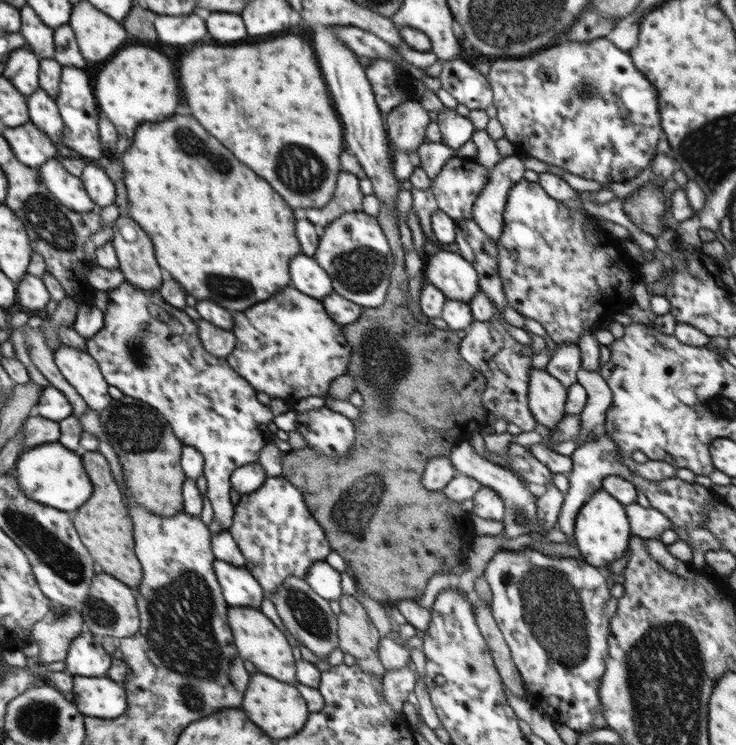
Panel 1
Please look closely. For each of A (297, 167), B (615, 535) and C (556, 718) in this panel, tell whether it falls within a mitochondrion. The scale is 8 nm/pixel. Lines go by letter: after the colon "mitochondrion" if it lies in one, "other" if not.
A: mitochondrion
B: other
C: other

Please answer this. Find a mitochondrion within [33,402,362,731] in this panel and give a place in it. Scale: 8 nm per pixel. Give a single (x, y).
(181, 624)

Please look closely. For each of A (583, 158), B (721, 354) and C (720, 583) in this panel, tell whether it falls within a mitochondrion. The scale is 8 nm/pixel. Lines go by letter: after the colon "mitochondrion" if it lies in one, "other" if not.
A: other
B: other
C: other

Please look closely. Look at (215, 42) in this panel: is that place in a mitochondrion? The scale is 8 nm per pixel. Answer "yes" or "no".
no

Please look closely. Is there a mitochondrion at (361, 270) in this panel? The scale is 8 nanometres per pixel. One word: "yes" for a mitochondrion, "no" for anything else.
yes

